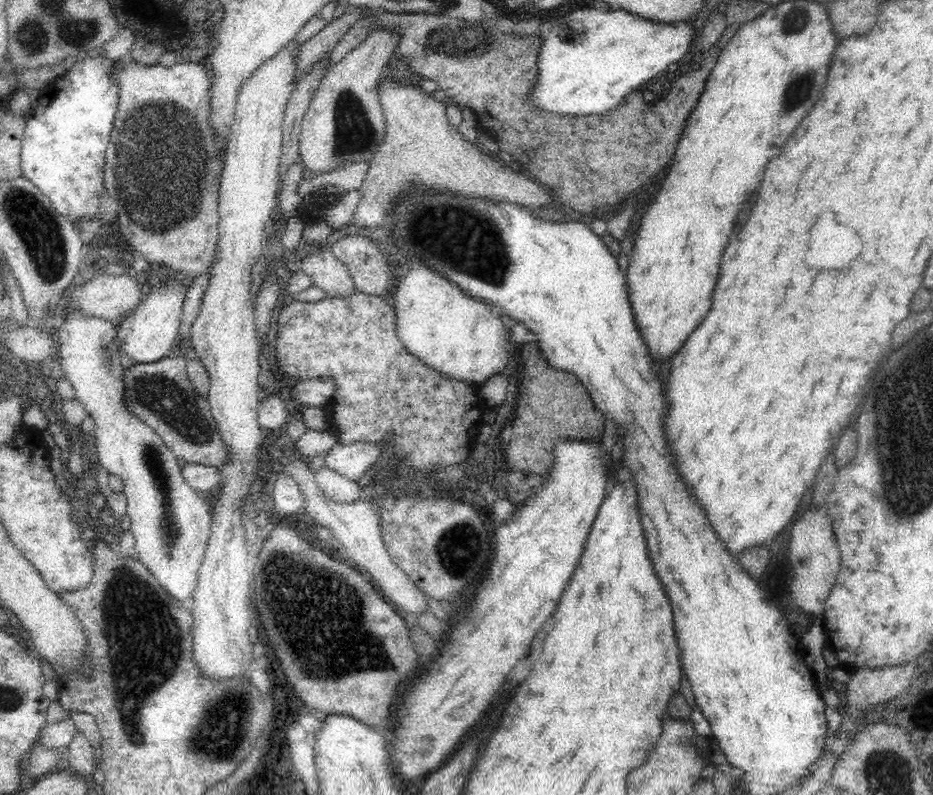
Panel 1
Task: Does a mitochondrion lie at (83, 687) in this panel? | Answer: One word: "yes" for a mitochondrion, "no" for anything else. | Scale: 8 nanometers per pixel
no

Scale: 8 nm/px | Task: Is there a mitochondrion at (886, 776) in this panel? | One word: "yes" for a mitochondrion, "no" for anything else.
yes

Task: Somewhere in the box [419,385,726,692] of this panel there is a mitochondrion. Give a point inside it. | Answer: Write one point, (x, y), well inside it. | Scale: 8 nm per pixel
(461, 550)

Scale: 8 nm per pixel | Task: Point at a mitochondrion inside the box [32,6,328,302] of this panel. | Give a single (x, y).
(161, 197)

